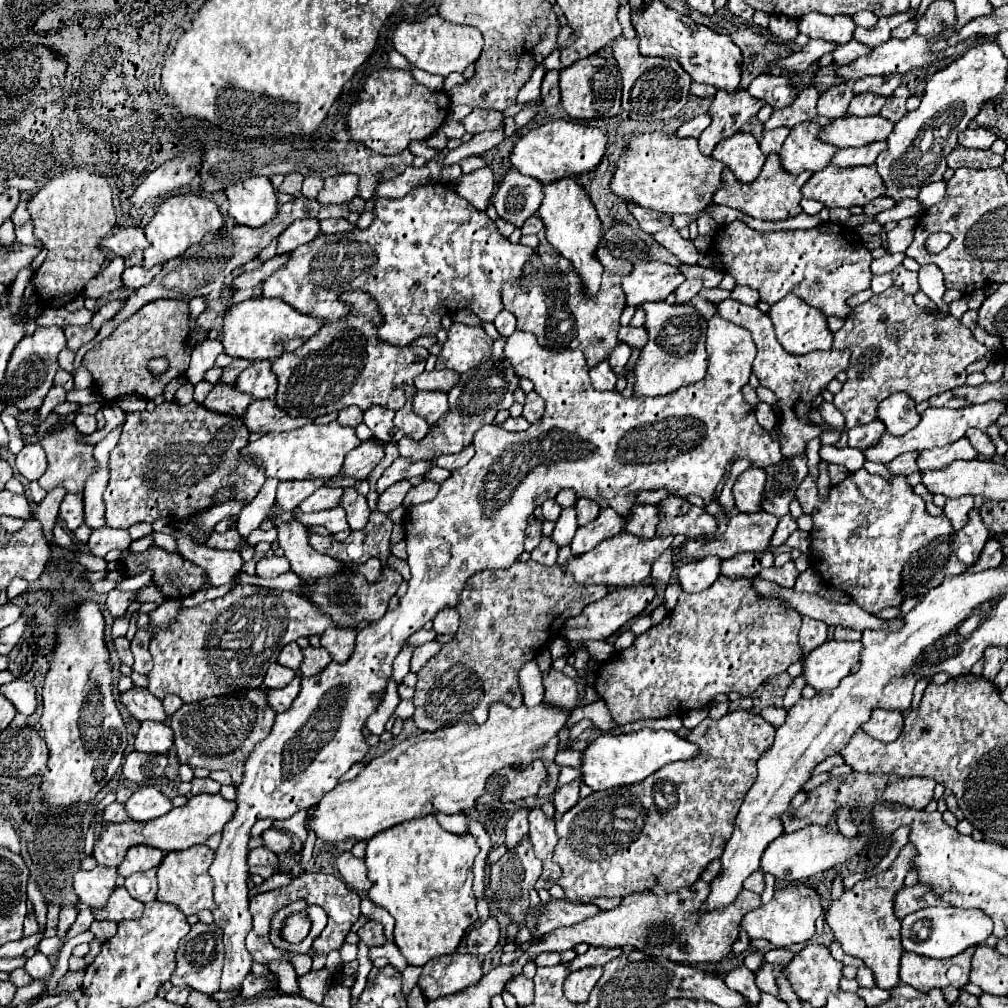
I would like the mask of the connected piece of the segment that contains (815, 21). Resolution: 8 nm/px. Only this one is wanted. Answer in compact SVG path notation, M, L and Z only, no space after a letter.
M808 13L798 21L798 29L810 39L824 39L836 45L844 45L854 37L856 23L850 15L826 17L822 13Z

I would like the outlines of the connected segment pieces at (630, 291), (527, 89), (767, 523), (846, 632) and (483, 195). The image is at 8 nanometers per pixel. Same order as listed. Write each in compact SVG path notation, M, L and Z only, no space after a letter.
M648 261L648 263L636 263L632 273L622 279L622 289L626 293L628 305L640 305L646 301L664 301L670 293L684 283L684 275L678 271L678 267L660 263L660 261Z
M542 65L536 67L536 71L532 73L532 79L528 81L528 85L524 85L516 97L516 103L518 105L528 105L532 101L538 101L540 99L540 83L542 83L542 77L544 77L546 69Z
M758 511L758 513L738 513L734 517L728 519L728 527L722 535L710 539L710 541L702 541L702 539L694 539L694 541L686 541L676 553L682 553L682 561L700 561L708 555L716 555L720 559L728 559L736 553L744 553L744 551L766 551L770 547L772 535L776 531L778 519L774 515L768 515L766 511Z
M846 627L834 629L834 639L838 639L838 641L858 641L860 637L862 637L860 631L852 631L852 629L846 629Z
M488 167L476 169L472 173L462 175L454 184L454 190L460 197L468 199L474 207L486 209L494 193L494 175Z

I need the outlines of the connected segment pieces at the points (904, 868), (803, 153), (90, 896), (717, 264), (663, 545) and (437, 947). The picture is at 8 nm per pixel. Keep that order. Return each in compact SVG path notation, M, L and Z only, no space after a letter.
M908 843L892 867L880 875L872 875L852 889L846 889L840 899L830 899L826 911L826 923L834 931L834 937L840 941L842 949L848 955L860 957L866 967L874 971L876 985L882 989L892 989L898 985L898 971L900 971L900 957L904 953L900 943L900 919L894 915L894 897L900 887L904 887L904 877L910 869L912 861L912 845Z
M814 121L800 123L790 129L790 135L780 149L780 159L786 171L818 173L830 163L838 147L824 143L820 139L820 131L822 131L822 125Z
M94 867L90 871L78 871L74 875L74 891L78 895L78 899L90 907L104 907L104 903L108 903L108 897L112 895L112 891L116 889L116 879L118 879L118 871L114 867Z
M733 221L720 227L714 237L717 256L714 255L713 268L722 274L732 275L736 279L736 285L748 285L760 293L760 297L774 305L782 297L794 293L800 299L804 299L808 305L820 309L824 315L836 315L836 317L848 317L850 307L846 305L846 299L852 297L858 291L864 291L870 287L872 281L872 255L866 249L862 237L858 231L854 231L848 225L840 223L822 223L820 227L806 229L806 231L770 231L760 233L742 221Z
M618 533L604 543L598 543L586 555L572 555L564 565L564 571L576 579L576 583L602 583L610 587L628 587L642 583L652 569L652 563L670 547L672 537L654 537L654 539L638 539L628 533Z
M436 815L404 821L368 841L364 861L368 879L374 881L368 897L394 917L394 943L410 965L454 953L464 931L478 919L472 893L472 863L478 851L476 837L442 829Z

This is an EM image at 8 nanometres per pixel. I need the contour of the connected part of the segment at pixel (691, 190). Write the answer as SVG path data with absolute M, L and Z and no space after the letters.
M644 133L630 139L628 151L620 157L618 169L612 177L612 191L626 201L634 201L642 207L650 207L662 213L698 213L712 195L720 189L724 165L712 157L704 157L696 139L676 139L664 133Z

